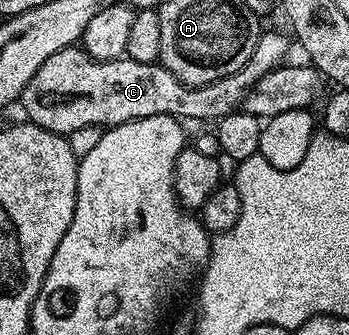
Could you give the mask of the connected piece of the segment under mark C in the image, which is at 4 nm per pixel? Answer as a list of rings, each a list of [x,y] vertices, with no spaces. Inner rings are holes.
[[[263,30],[259,34],[259,45],[241,70],[212,84],[192,88],[180,82],[158,62],[146,64],[126,58],[95,60],[82,47],[72,46],[57,50],[57,54],[46,59],[33,78],[29,78],[21,105],[27,115],[24,117],[30,123],[60,134],[81,130],[81,126],[103,128],[150,116],[173,116],[183,122],[217,122],[221,117],[236,111],[246,98],[247,91],[287,59],[286,38],[279,32]]]

